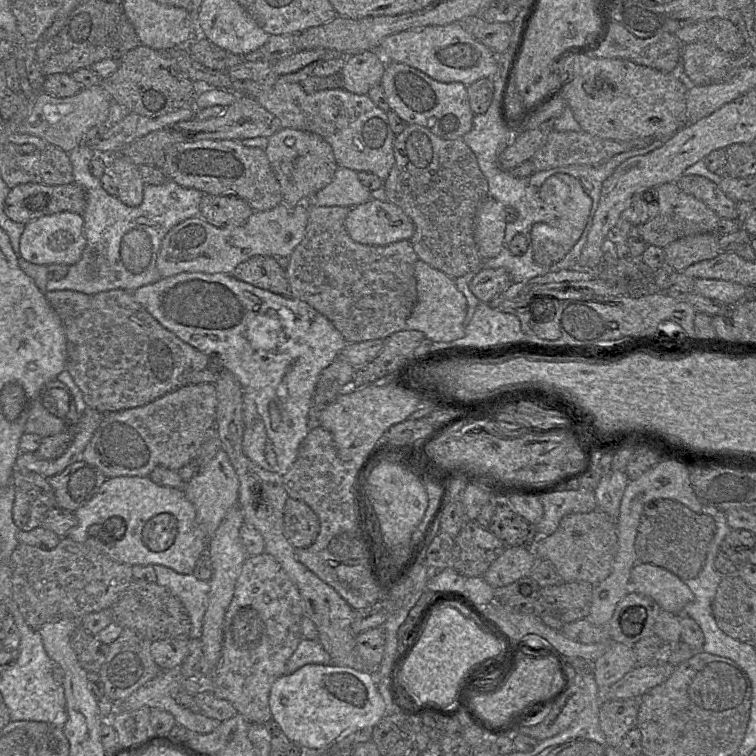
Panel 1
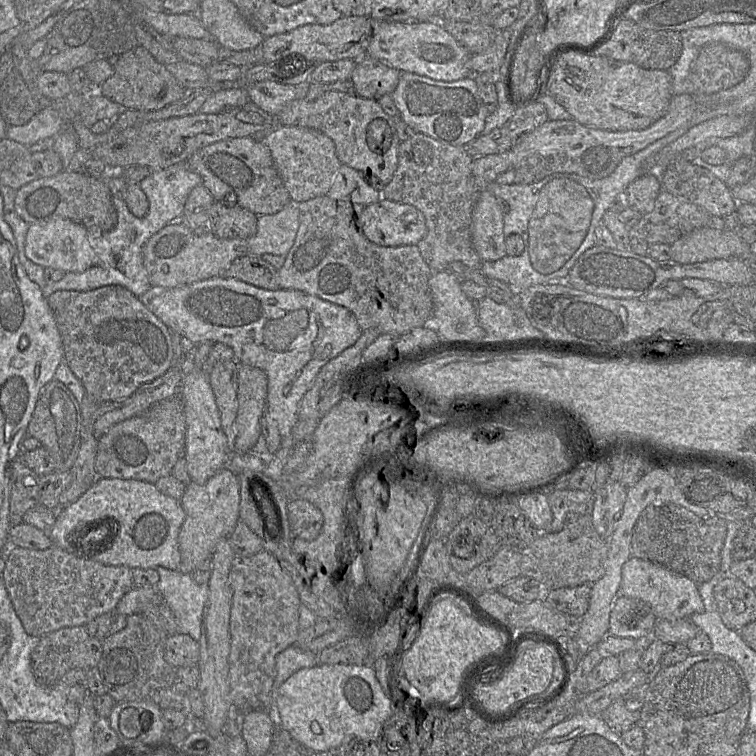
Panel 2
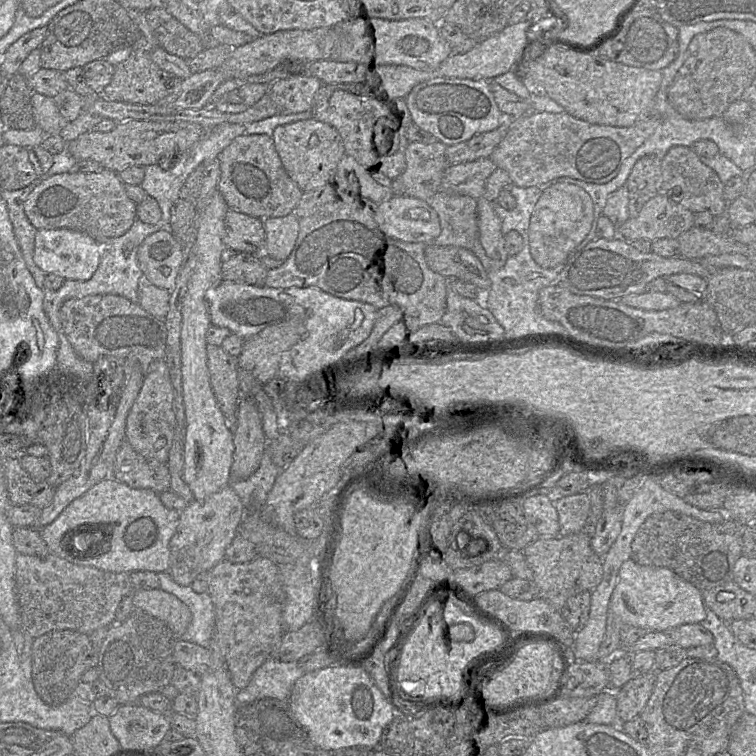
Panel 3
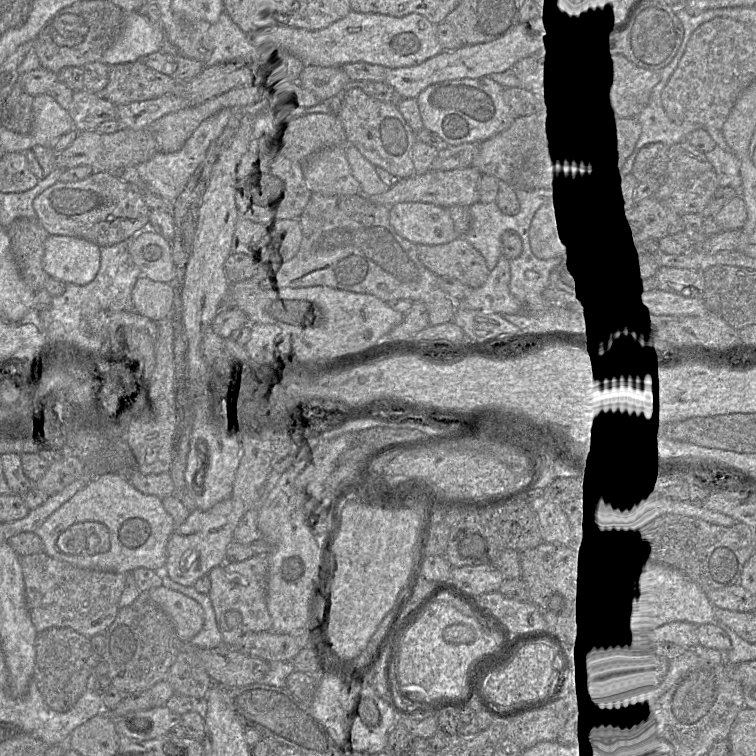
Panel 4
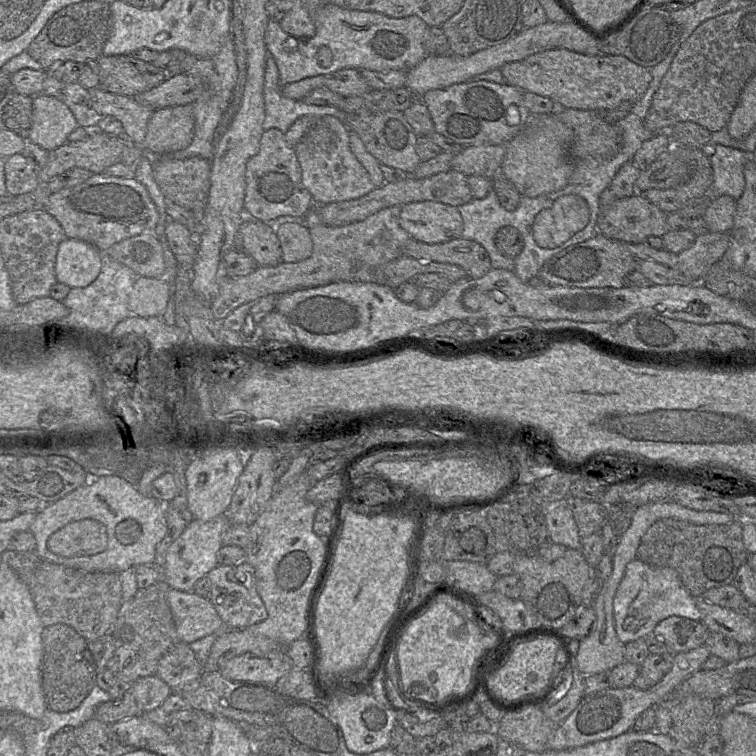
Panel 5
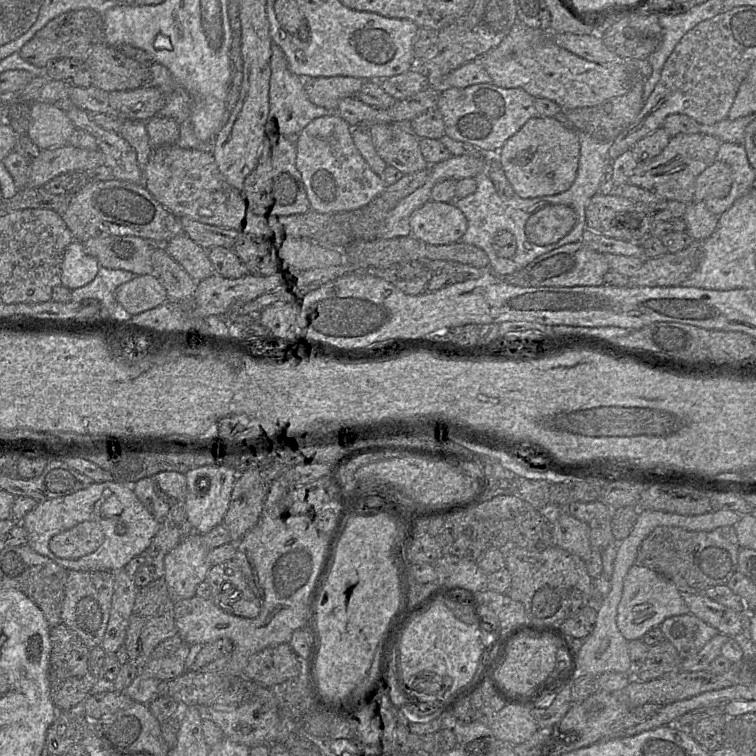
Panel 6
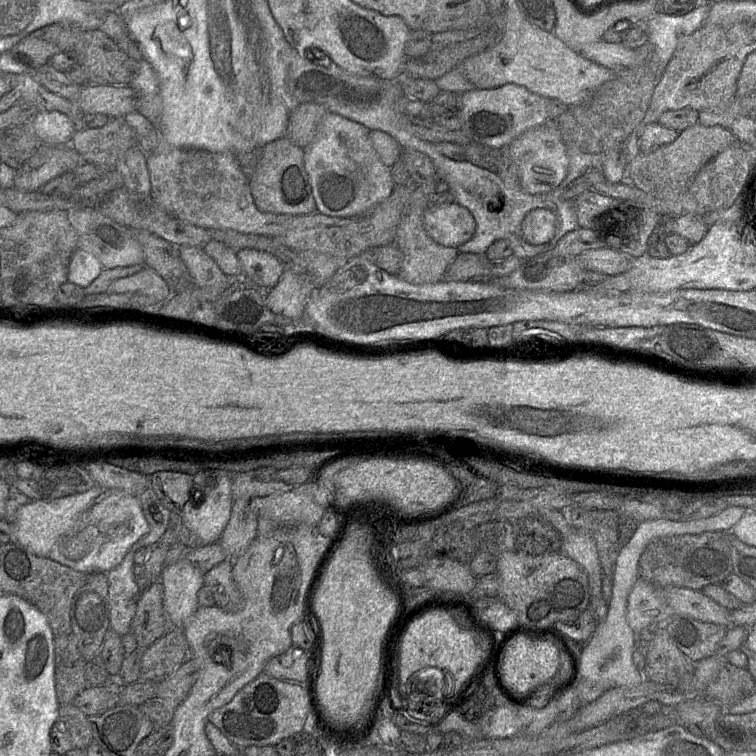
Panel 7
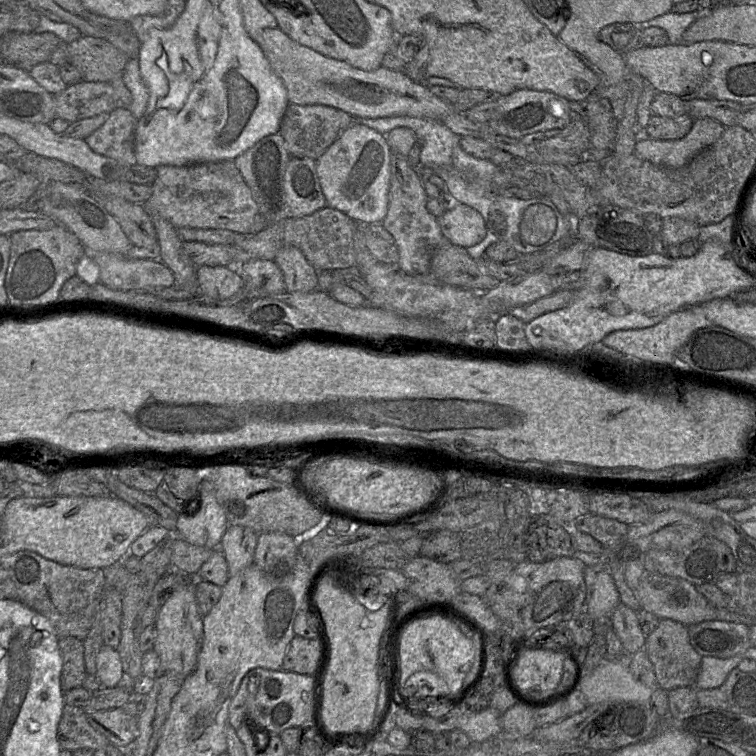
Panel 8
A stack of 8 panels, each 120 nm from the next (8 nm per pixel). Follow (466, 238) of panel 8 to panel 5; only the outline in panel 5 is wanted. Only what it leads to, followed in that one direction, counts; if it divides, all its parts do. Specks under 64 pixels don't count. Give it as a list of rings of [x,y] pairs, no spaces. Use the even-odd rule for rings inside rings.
[[[433,201],[402,206],[399,224],[412,239],[427,244],[449,242],[461,237],[463,230],[457,207]]]

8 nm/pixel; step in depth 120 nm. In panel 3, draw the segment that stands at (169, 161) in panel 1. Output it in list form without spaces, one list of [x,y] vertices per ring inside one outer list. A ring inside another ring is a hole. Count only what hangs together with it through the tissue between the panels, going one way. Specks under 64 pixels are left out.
[[[238,136],[221,151],[217,159],[220,163],[217,191],[229,209],[259,219],[283,217],[295,212],[304,192],[286,173],[272,136]]]

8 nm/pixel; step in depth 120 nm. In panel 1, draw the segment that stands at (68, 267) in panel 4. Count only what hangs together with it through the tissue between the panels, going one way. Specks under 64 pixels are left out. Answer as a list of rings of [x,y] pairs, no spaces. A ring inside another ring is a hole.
[[[65,211],[46,215],[25,224],[20,239],[20,252],[25,260],[33,264],[70,266],[80,260],[86,245],[83,215]]]

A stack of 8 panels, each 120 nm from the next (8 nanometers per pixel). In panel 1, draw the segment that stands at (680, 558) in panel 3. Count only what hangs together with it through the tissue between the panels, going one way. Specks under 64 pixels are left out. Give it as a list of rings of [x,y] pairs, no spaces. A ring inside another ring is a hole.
[[[672,499],[650,501],[642,510],[638,526],[635,540],[637,560],[665,568],[682,580],[695,578],[703,568],[715,533],[716,523],[710,515],[696,513]]]

